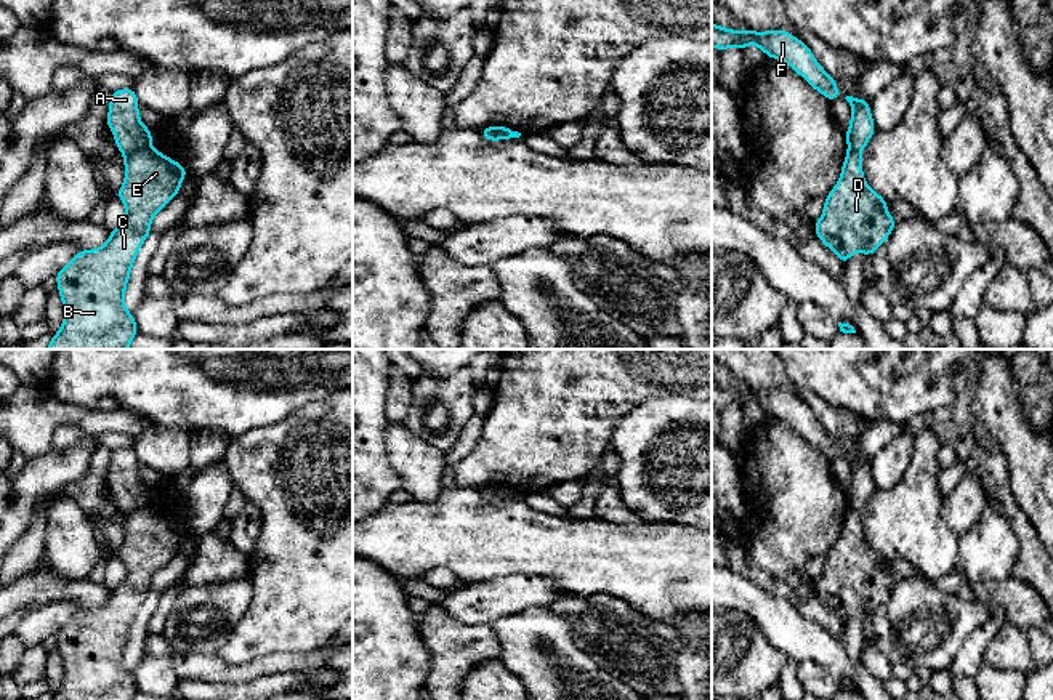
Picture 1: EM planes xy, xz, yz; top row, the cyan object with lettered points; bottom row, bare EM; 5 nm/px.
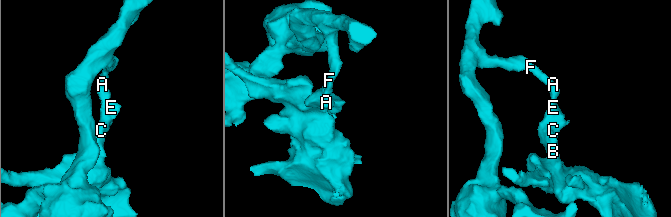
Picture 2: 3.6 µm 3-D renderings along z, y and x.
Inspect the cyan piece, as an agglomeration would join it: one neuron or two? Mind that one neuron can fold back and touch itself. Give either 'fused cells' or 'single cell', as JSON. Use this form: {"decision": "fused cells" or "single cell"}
{"decision": "fused cells"}

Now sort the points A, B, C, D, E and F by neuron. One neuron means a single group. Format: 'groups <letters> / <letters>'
groups A F / B C D E

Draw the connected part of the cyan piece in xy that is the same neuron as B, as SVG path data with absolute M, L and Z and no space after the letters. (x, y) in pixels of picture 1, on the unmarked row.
M149 506L123 514L125 540L117 553L127 567L122 583L112 588L98 609L79 610L58 633L64 681L51 700L131 700L138 692L135 676L123 663L123 652L136 612L151 591L152 575L180 549L186 527Z

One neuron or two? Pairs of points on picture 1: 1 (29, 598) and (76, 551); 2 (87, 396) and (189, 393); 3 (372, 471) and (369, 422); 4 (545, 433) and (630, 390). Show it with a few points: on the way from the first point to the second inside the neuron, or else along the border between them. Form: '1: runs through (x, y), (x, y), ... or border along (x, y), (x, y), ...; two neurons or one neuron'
1: border along (53, 569), (71, 580), (87, 579); two neurons
2: runs through (112, 386), (164, 386); one neuron
3: runs through (369, 458), (369, 434); one neuron
4: runs through (566, 412), (589, 390), (609, 390); one neuron

